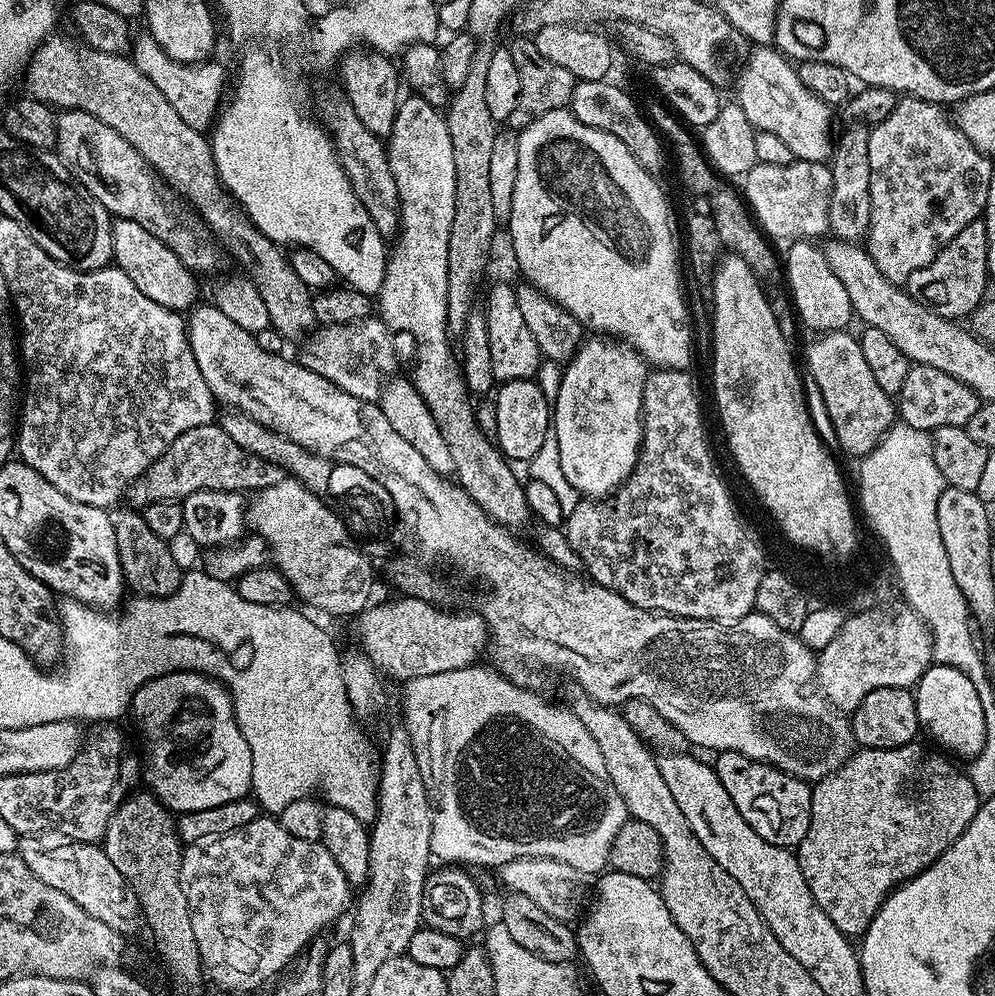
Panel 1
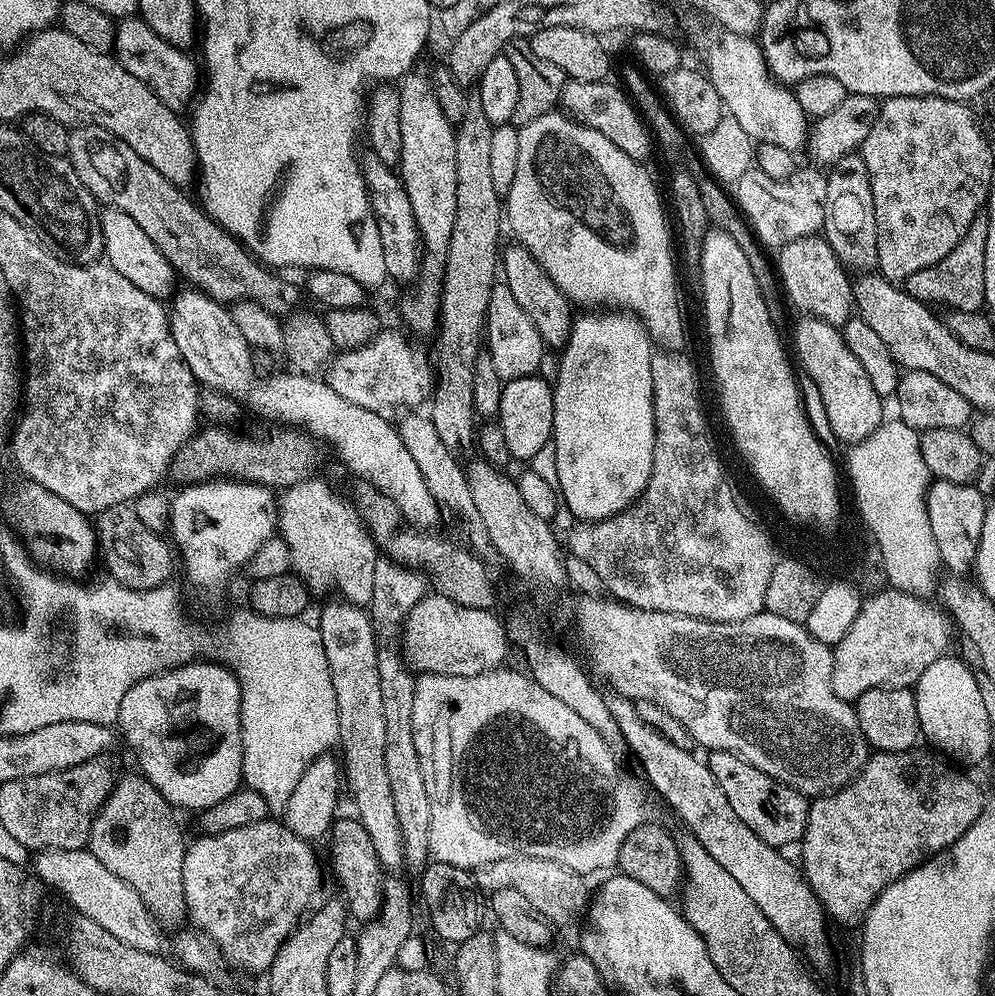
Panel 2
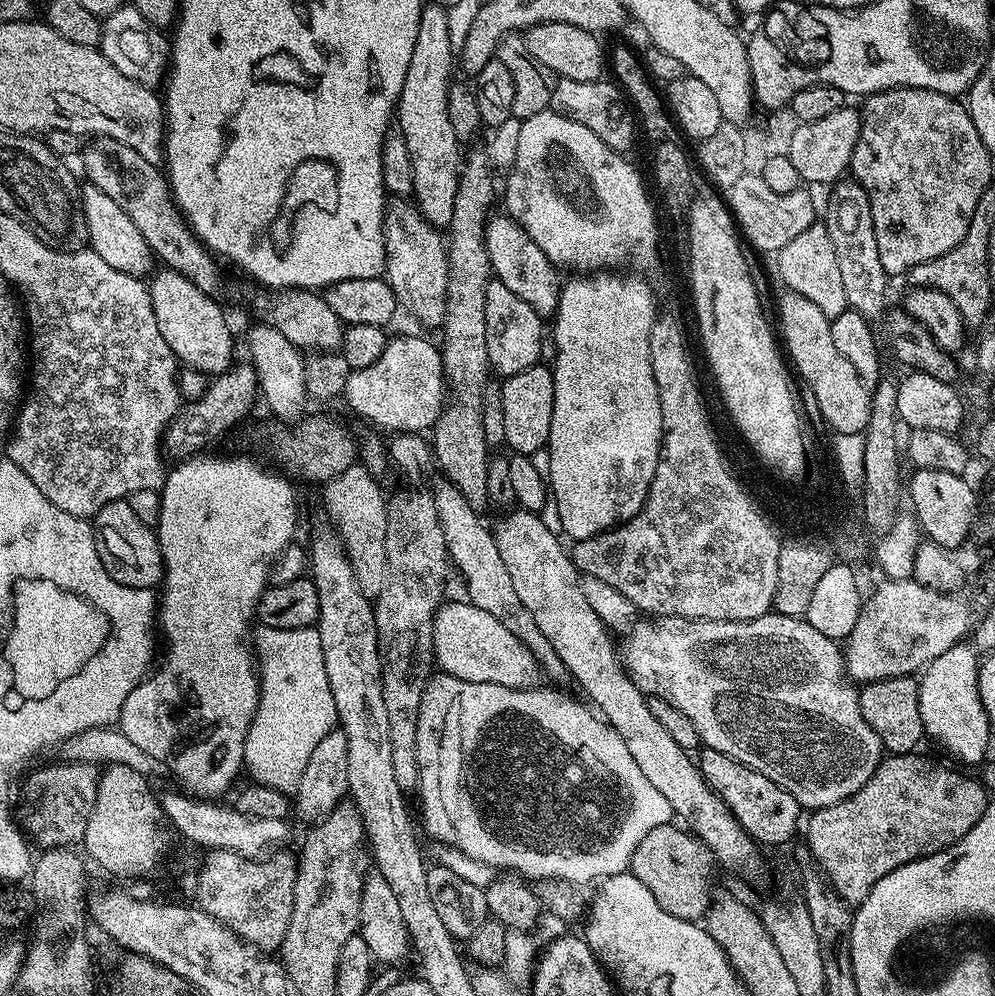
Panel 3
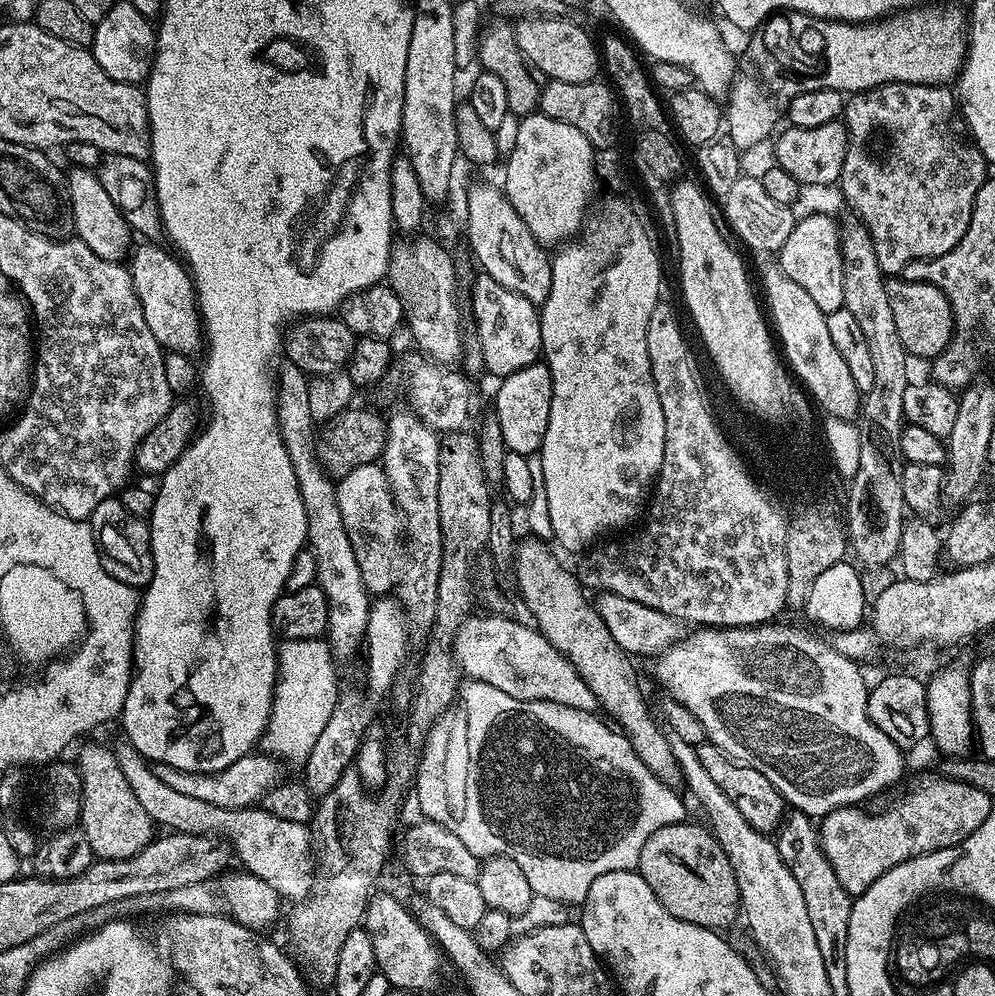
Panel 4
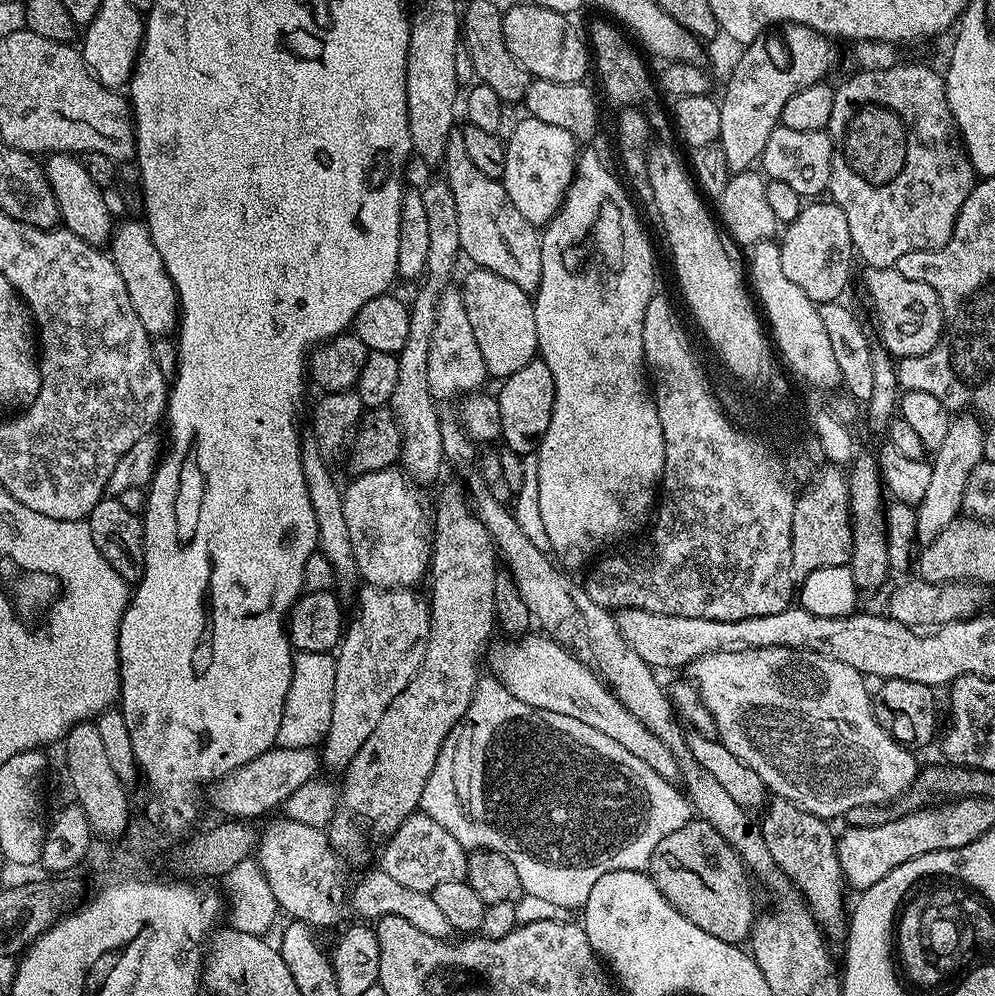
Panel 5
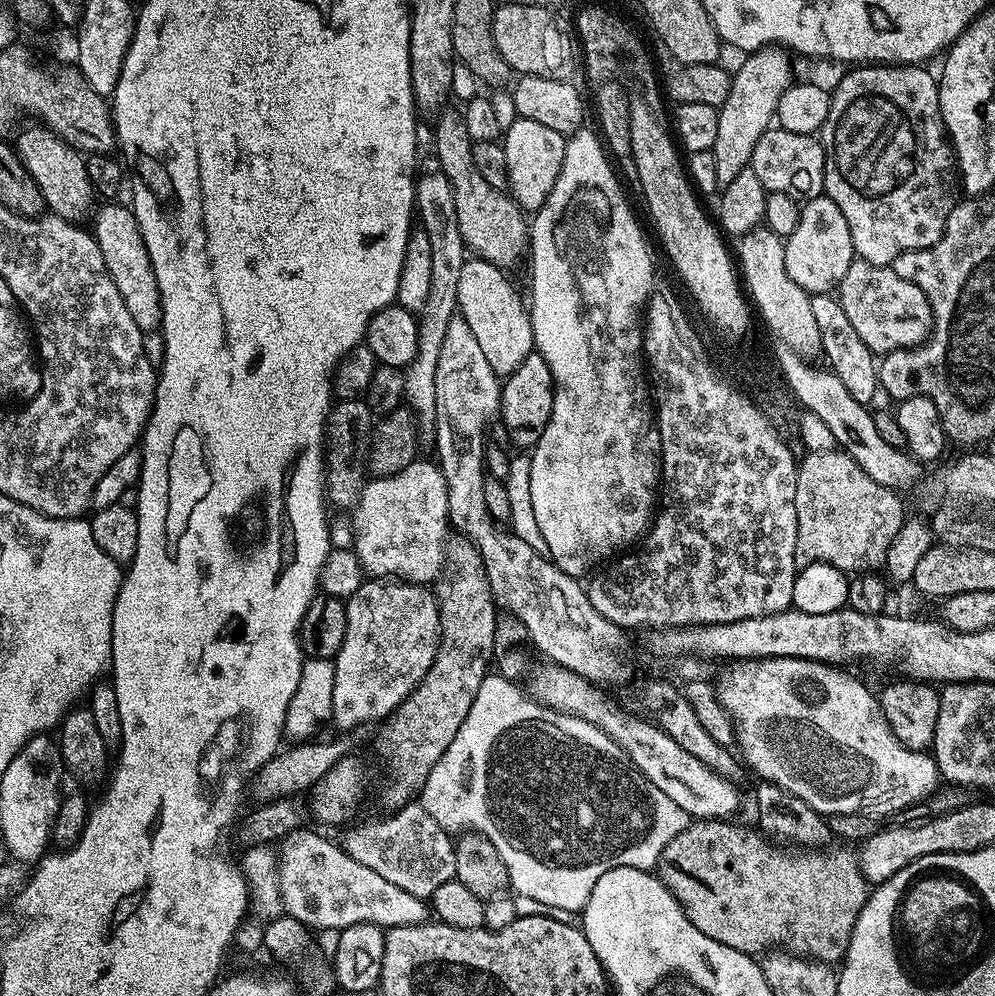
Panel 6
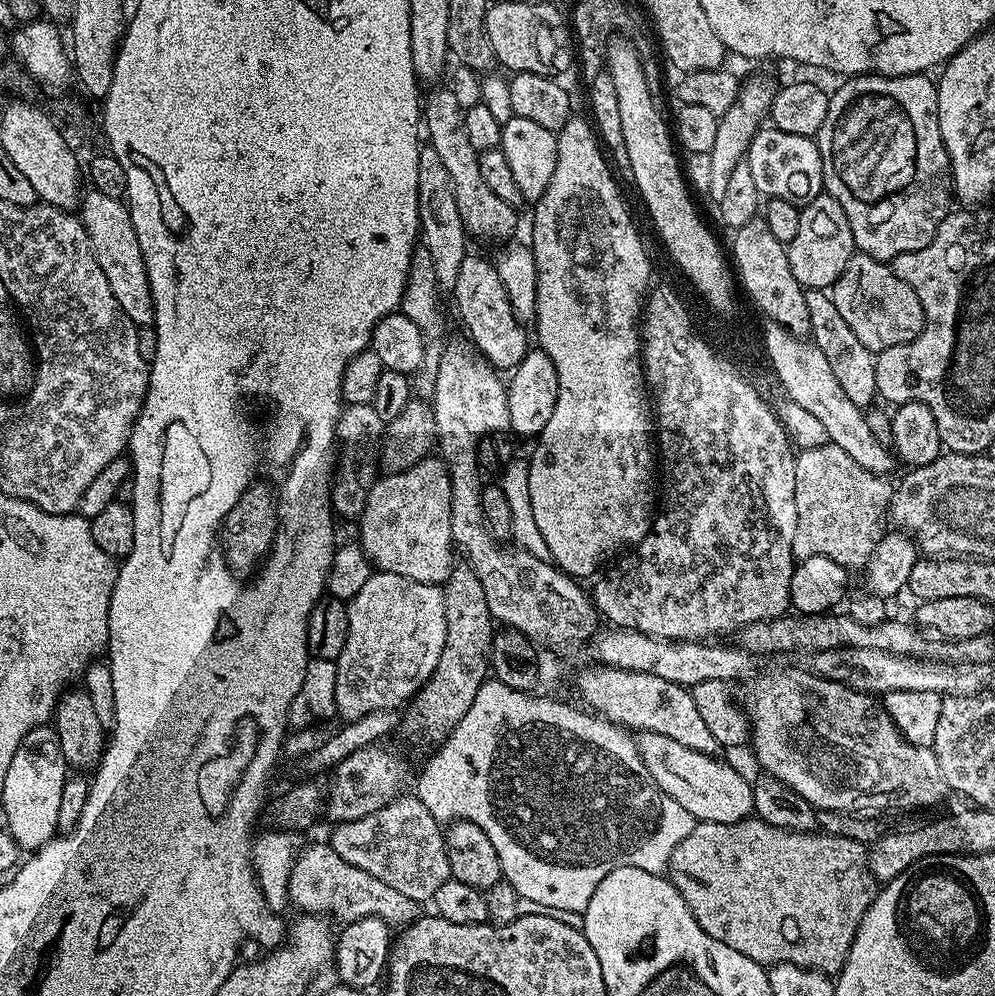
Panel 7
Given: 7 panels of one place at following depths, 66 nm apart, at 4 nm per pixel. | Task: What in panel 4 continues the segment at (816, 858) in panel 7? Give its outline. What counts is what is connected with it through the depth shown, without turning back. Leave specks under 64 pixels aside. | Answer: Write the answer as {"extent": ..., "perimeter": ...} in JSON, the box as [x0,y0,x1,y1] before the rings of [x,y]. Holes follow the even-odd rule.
{"extent":[638,822,741,930],"perimeter":[[[681,822],[662,826],[642,846],[638,871],[640,877],[654,890],[654,898],[674,918],[694,926],[725,930],[741,915],[740,891],[726,858],[726,850],[716,841],[703,823]]]}

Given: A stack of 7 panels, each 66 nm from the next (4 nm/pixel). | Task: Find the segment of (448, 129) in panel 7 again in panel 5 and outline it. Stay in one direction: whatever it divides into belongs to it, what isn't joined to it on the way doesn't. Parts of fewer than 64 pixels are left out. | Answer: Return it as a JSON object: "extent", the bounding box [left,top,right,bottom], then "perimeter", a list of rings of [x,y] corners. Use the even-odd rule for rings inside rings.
{"extent":[442,130,542,294],"perimeter":[[[453,130],[448,136],[442,167],[443,175],[448,181],[450,190],[454,194],[454,206],[458,206],[458,238],[460,251],[465,257],[469,256],[477,268],[485,268],[502,278],[506,282],[514,282],[514,286],[522,286],[522,290],[529,294],[535,293],[542,278],[542,252],[540,250],[540,232],[537,225],[532,224],[522,213],[518,206],[510,202],[510,194],[506,194],[503,183],[494,178],[486,178],[482,170],[476,169],[474,162],[466,154],[466,142],[462,142],[463,131]]]}

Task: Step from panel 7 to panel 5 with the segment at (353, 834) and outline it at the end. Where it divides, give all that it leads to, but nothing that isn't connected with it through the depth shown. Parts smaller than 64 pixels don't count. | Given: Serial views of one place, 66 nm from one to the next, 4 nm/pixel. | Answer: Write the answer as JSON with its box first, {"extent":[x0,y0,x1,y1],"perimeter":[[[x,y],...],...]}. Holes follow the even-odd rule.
{"extent":[378,810,468,894],"perimeter":[[[417,810],[398,826],[396,833],[385,841],[378,854],[381,871],[394,878],[406,890],[418,890],[429,894],[442,882],[462,880],[468,874],[468,855],[466,849],[456,841],[434,818],[422,810]]]}

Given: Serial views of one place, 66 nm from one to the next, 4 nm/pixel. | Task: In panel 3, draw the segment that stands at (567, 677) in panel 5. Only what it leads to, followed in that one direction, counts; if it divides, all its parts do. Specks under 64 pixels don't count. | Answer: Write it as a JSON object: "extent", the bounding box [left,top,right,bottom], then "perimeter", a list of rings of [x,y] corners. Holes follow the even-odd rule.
{"extent":[432,602,541,688],"perimeter":[[[467,602],[448,603],[441,603],[432,620],[432,655],[435,667],[443,675],[511,688],[535,688],[541,683],[540,663],[523,642],[498,622],[498,618]]]}

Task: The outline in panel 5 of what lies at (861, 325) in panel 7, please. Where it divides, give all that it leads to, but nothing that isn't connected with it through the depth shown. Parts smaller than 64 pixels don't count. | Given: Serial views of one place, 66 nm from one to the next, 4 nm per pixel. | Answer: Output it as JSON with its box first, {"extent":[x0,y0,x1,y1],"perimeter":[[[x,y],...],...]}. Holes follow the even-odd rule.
{"extent":[864,266,944,358],"perimeter":[[[895,266],[868,268],[865,273],[864,292],[868,295],[868,304],[876,319],[879,343],[889,355],[893,358],[915,358],[934,350],[944,329],[942,306],[938,302],[938,294],[934,294],[934,286],[914,282],[914,278],[905,278],[898,274]]]}

